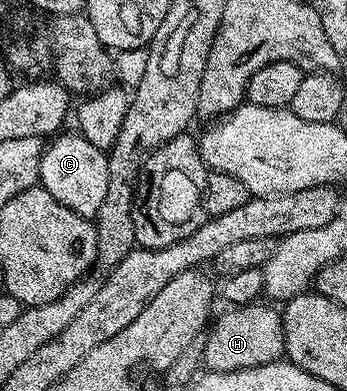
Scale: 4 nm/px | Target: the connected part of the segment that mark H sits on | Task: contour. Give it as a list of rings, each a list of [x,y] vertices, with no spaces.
[[[261,304],[226,308],[226,313],[217,322],[216,320],[212,322],[211,328],[203,337],[203,341],[205,339],[203,365],[206,370],[214,373],[239,371],[251,367],[263,367],[267,363],[285,357],[285,322],[282,314],[278,310],[276,313],[272,309],[274,308],[272,304],[269,304],[270,306]]]

